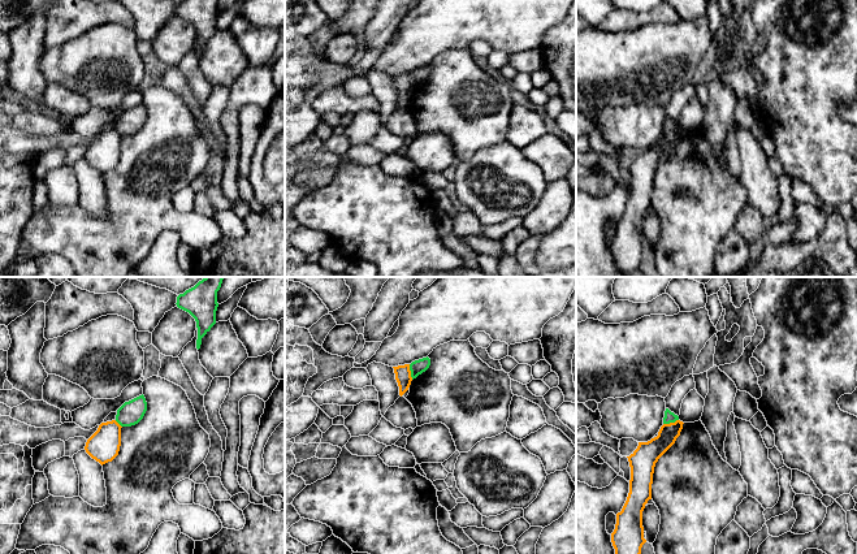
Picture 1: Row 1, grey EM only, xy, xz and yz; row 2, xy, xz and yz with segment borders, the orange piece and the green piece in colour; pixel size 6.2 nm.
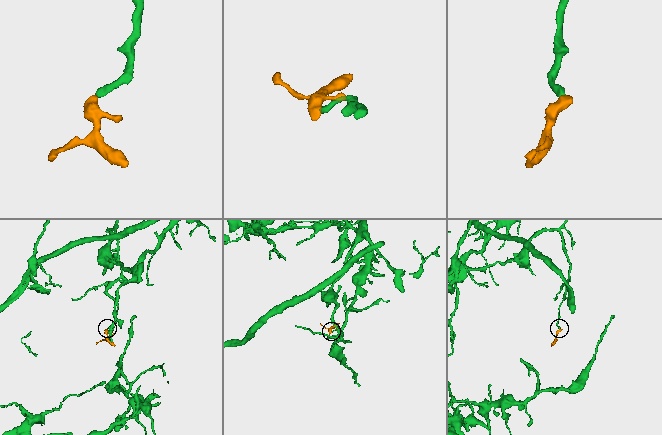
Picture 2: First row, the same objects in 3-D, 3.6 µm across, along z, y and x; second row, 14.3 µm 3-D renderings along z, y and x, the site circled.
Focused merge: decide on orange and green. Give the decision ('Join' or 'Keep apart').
Keep apart

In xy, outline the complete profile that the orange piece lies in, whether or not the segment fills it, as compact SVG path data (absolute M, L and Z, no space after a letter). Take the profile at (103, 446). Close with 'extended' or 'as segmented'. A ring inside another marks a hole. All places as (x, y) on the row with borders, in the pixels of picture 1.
M116 420L101 423L98 430L87 440L86 453L101 466L112 462L120 451L121 428Z | as segmented

